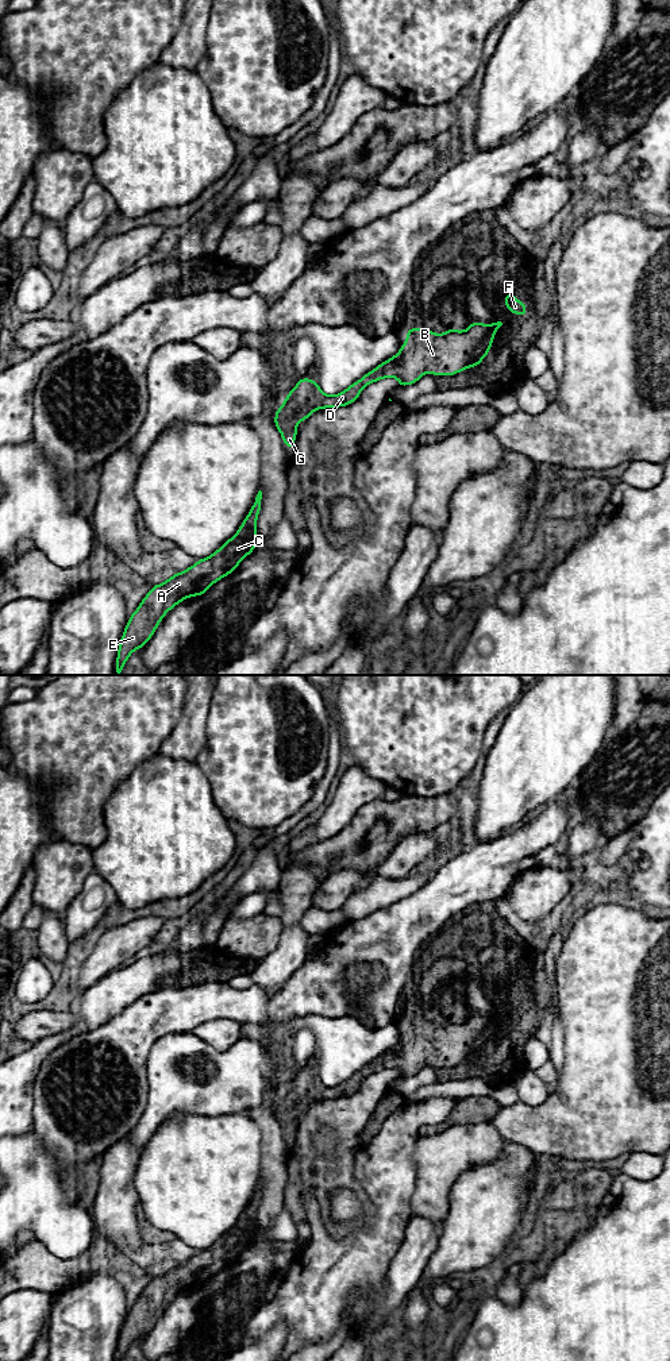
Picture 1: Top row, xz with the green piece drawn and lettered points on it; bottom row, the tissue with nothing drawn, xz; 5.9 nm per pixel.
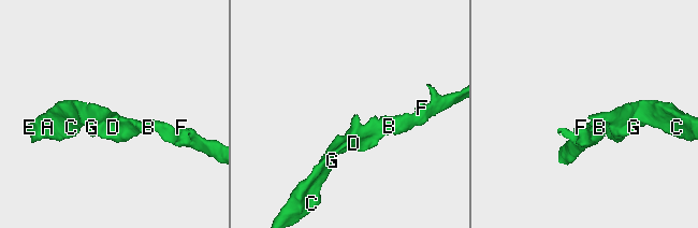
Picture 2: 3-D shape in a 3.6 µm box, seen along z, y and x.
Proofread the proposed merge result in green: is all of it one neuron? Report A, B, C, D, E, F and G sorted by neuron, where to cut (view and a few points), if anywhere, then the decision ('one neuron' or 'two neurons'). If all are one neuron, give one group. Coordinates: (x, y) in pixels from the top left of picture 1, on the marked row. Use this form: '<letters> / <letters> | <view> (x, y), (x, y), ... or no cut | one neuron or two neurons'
A B C D E F G | no cut | one neuron

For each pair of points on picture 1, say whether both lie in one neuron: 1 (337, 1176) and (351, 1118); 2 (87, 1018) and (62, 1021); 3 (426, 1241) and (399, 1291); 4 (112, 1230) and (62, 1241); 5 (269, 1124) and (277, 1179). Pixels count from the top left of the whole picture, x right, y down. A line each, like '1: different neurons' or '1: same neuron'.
1: same neuron
2: different neurons
3: same neuron
4: different neurons
5: same neuron

